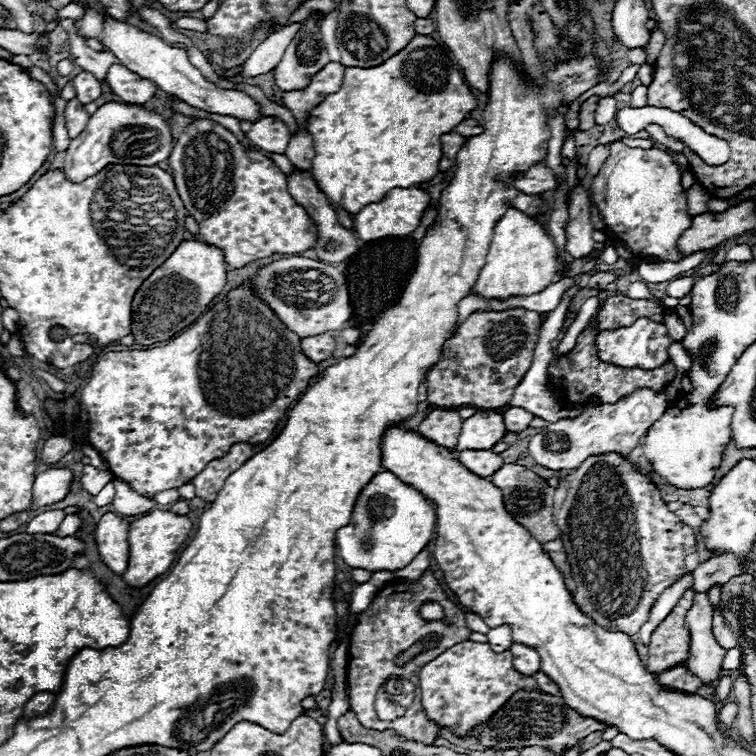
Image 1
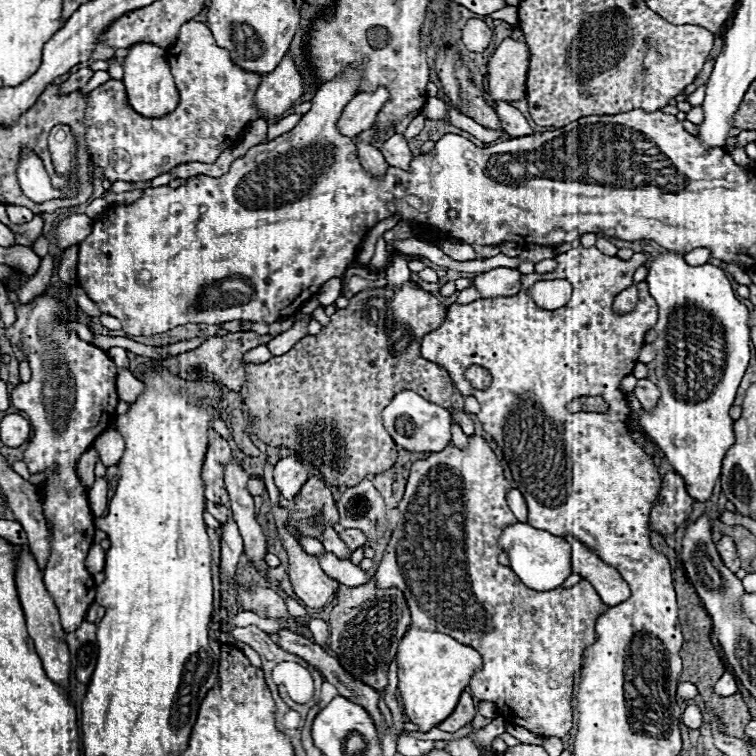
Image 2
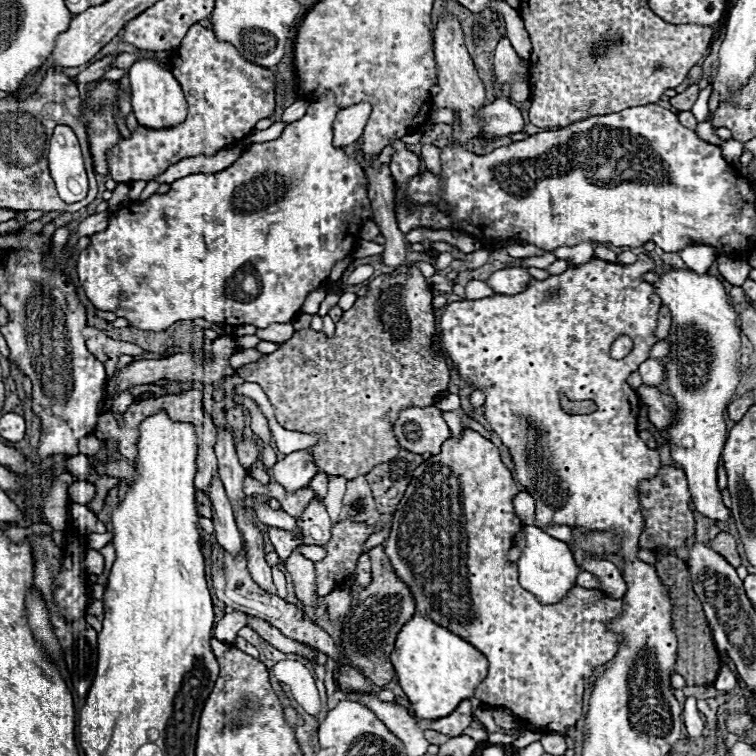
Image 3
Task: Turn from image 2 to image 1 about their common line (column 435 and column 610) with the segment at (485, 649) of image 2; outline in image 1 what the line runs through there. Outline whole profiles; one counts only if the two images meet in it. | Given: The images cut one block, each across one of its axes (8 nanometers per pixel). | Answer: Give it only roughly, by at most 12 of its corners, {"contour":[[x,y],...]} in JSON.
{"contour":[[616,452],[560,480],[574,602],[634,636],[696,532]]}

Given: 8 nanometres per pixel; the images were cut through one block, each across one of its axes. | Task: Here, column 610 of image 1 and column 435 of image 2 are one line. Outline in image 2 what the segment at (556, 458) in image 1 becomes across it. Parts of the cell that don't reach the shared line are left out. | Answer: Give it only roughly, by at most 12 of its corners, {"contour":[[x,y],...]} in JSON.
{"contour":[[398,392],[382,420],[398,446],[440,452],[450,444],[446,408]]}

